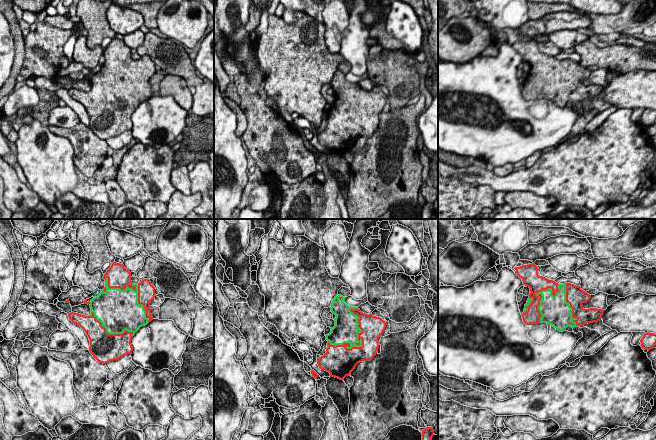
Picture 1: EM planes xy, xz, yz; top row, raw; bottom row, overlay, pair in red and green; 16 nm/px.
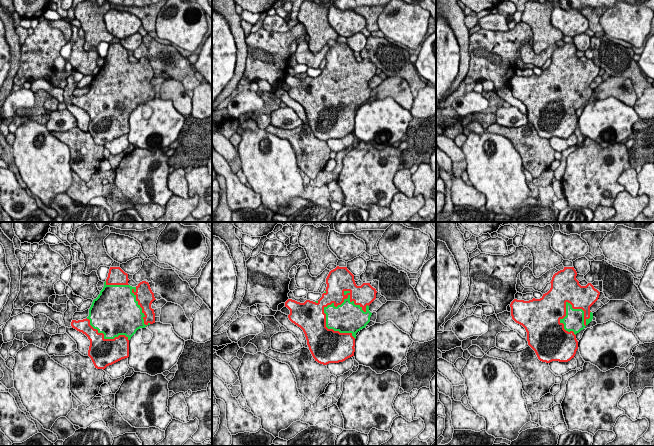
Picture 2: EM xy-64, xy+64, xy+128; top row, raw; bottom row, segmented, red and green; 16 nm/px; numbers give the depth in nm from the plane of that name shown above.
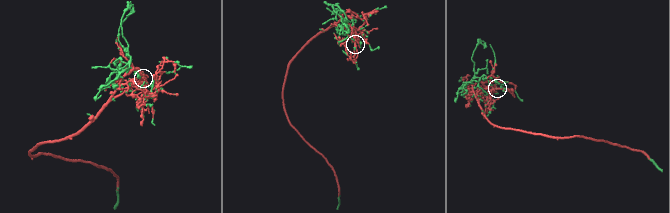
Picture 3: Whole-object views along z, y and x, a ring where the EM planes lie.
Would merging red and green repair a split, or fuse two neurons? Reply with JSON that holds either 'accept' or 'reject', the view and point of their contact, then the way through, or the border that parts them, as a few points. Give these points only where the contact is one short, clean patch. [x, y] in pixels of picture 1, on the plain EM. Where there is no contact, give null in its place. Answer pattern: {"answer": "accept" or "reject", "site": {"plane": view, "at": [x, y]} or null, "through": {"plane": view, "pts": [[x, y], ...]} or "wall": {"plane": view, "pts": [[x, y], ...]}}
{"answer": "accept", "site": {"plane": "xz", "at": [358, 116]}}

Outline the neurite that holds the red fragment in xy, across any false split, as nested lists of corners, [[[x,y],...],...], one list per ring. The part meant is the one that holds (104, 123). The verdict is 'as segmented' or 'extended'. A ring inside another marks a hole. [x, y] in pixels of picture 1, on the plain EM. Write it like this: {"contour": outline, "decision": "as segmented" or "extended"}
{"contour": [[[113,38],[103,52],[105,63],[101,69],[90,78],[84,76],[84,80],[90,82],[91,90],[89,92],[74,88],[68,90],[69,95],[85,107],[90,116],[89,127],[100,139],[106,140],[132,130],[133,112],[142,102],[153,96],[150,78],[156,72],[155,63],[148,55],[133,60],[131,54],[131,49],[123,40]]], "decision": "extended"}

